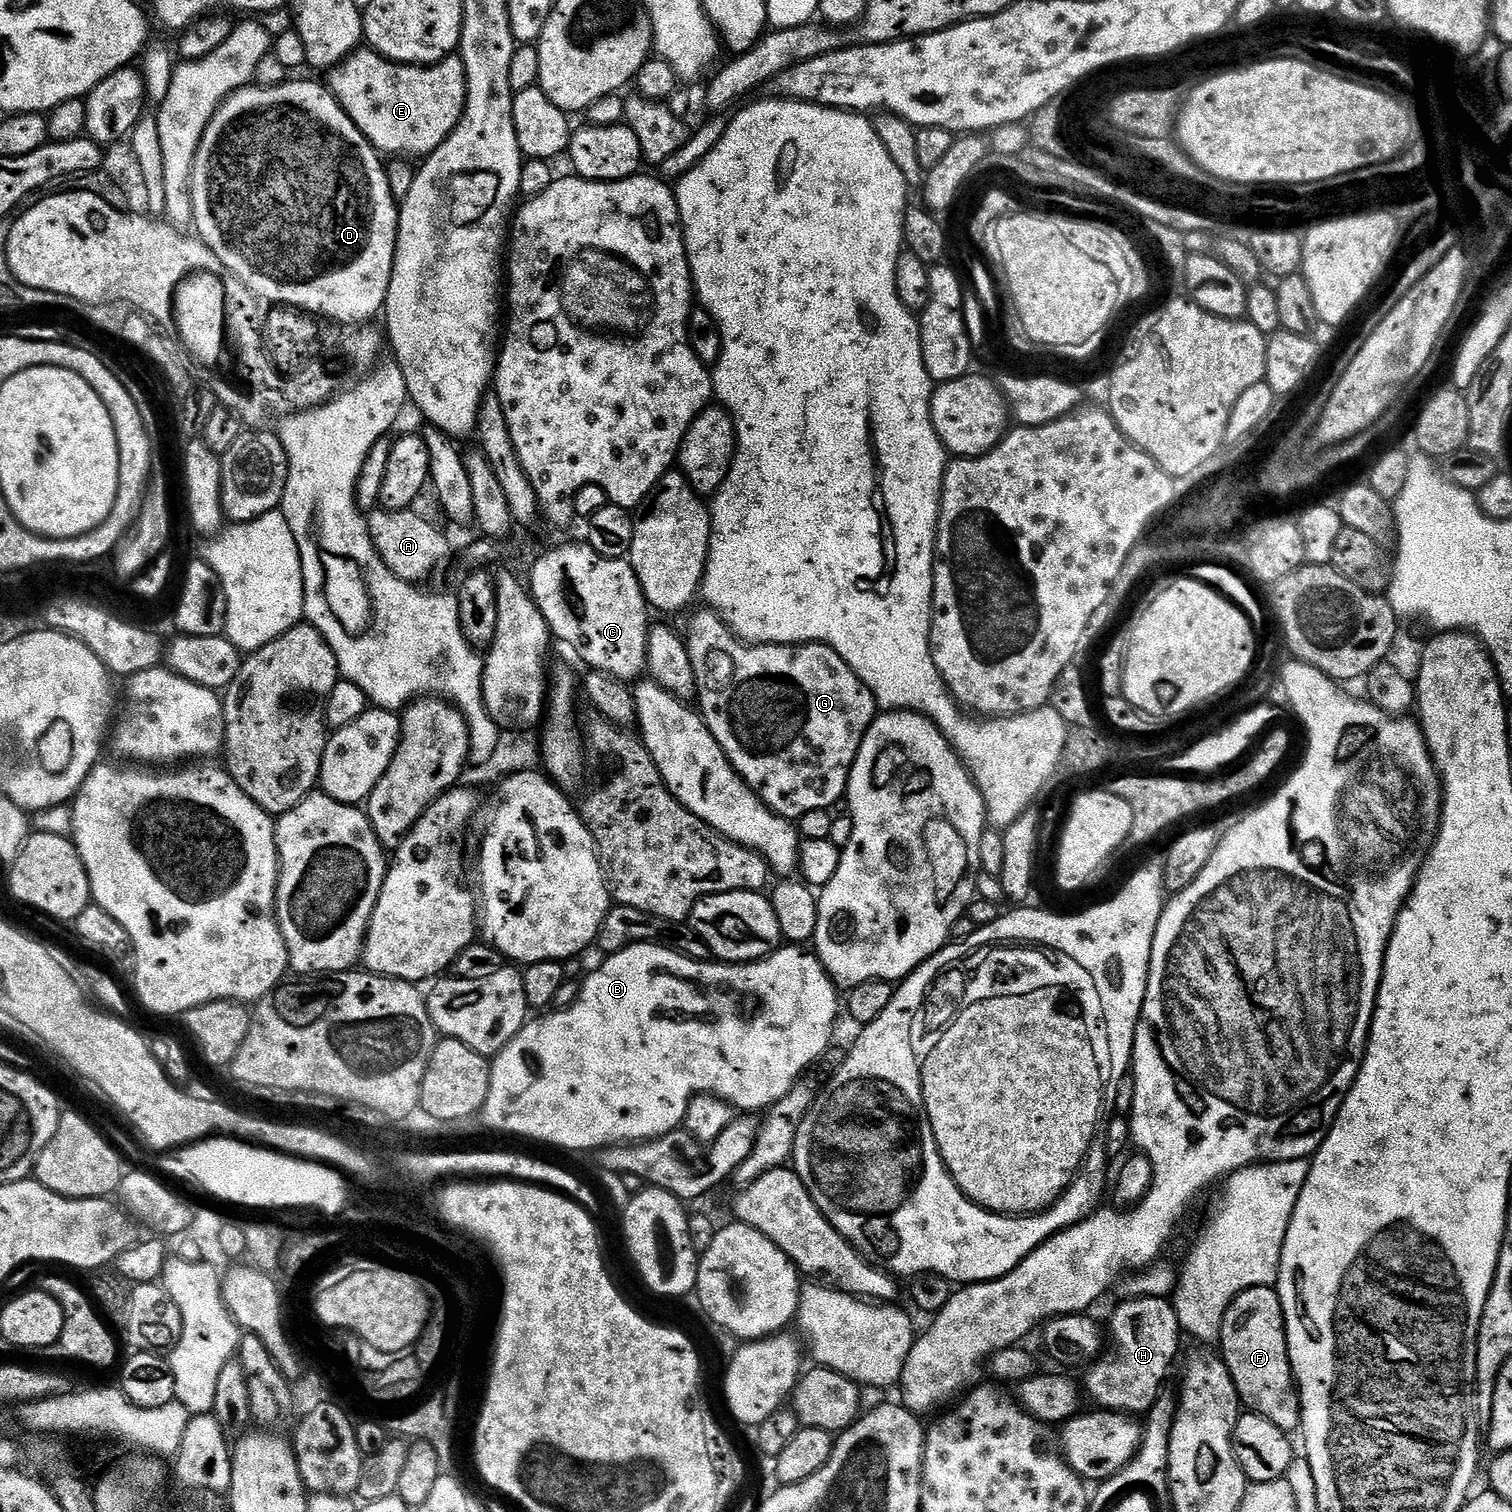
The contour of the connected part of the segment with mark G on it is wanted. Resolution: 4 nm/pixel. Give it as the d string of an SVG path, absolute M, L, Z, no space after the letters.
M703 610L692 620L692 629L686 632L686 643L690 662L694 666L694 674L691 679L696 682L696 695L698 697L698 711L704 718L704 725L714 734L718 746L726 754L726 758L734 766L734 770L747 784L752 787L754 794L762 803L776 813L783 816L785 820L798 822L802 814L810 814L810 810L831 809L832 804L836 804L845 799L848 791L848 779L850 770L858 758L858 750L862 746L862 738L866 738L868 728L878 715L878 705L874 694L842 662L842 658L833 648L827 648L824 644L746 644L724 625L720 615L711 610Z

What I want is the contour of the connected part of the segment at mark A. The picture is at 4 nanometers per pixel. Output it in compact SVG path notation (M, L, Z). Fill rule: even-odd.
M376 508L367 517L371 540L386 568L403 581L418 584L447 560L449 554L452 554L452 547L442 530L436 530L432 523L415 512L413 509L388 511Z

